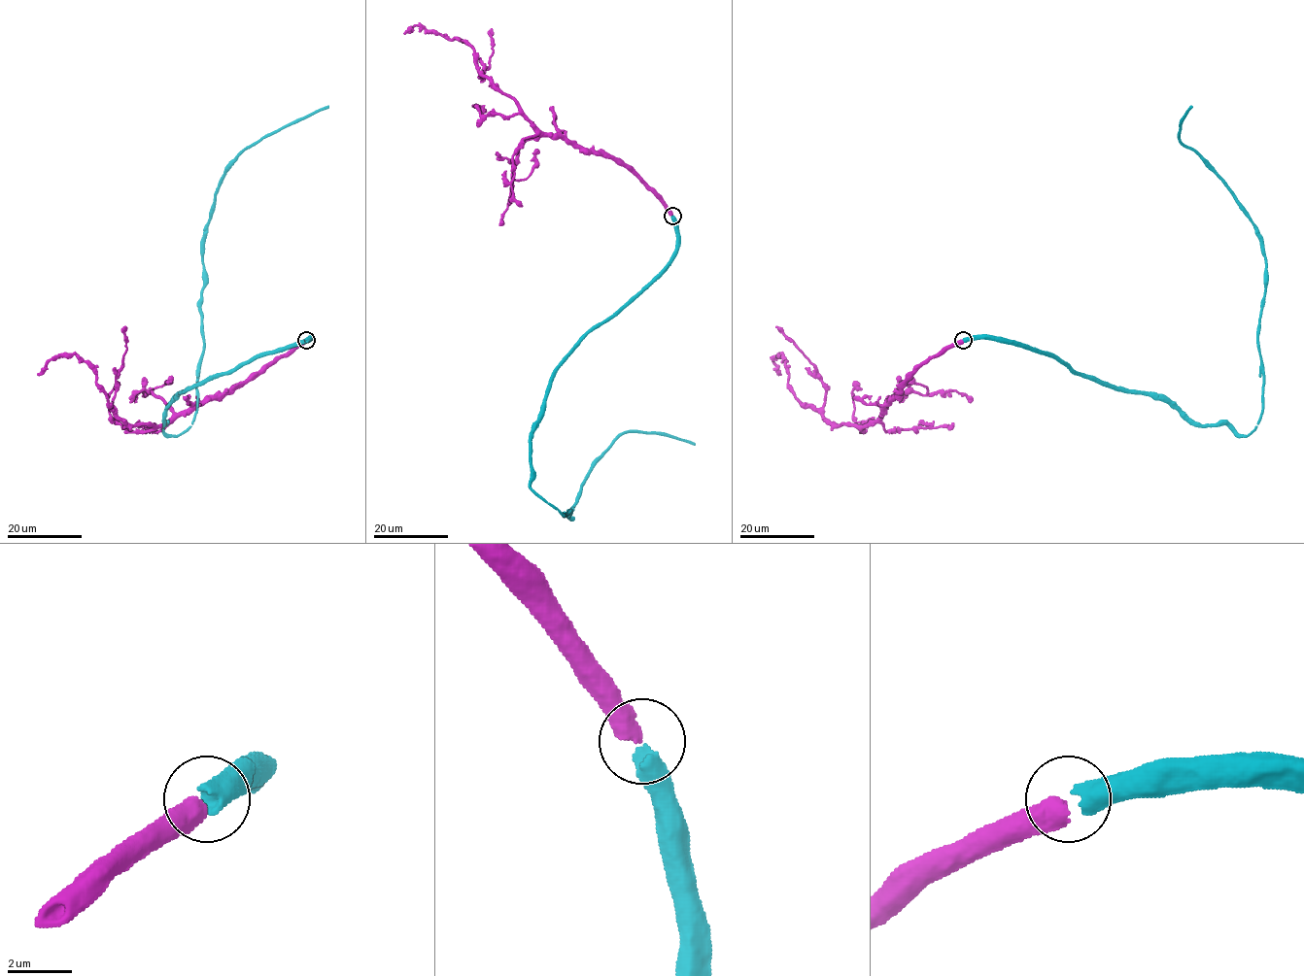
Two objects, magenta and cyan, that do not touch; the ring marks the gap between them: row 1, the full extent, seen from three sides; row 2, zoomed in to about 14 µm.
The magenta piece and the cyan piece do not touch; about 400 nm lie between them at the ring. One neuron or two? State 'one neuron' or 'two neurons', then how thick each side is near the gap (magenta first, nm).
one neuron; calibres 550 and 460 nm

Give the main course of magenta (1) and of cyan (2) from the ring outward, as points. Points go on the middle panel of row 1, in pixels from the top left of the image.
1: (672, 216), (625, 167), (560, 137), (546, 136), (479, 70), (474, 50), (463, 40), (417, 25), (403, 33)
2: (672, 216), (673, 259), (555, 372), (531, 435), (530, 487), (570, 519), (619, 436), (695, 444)

